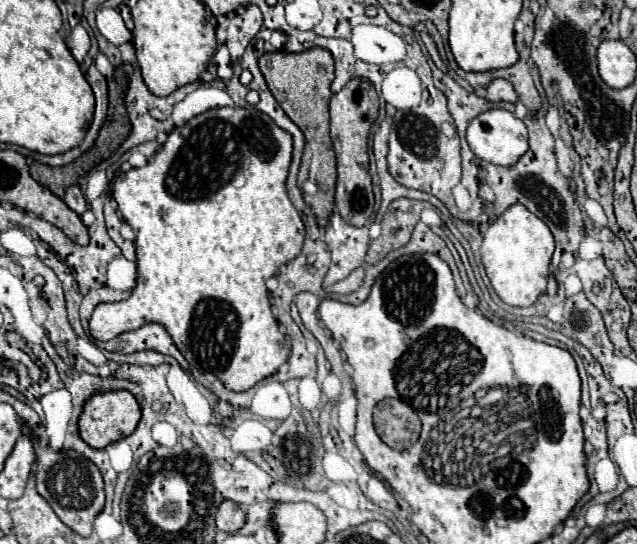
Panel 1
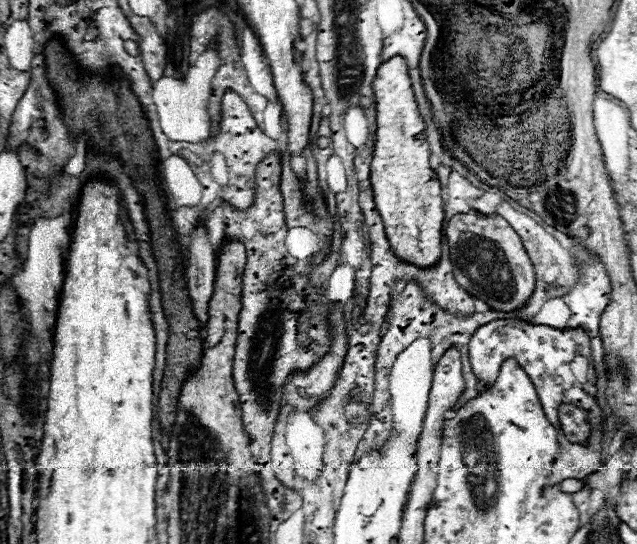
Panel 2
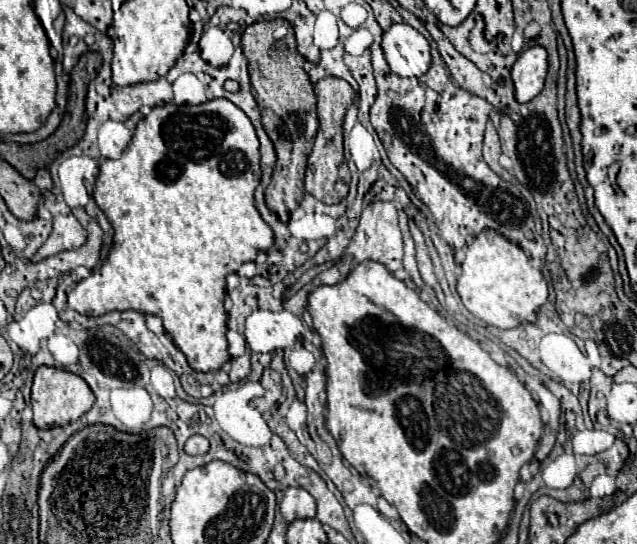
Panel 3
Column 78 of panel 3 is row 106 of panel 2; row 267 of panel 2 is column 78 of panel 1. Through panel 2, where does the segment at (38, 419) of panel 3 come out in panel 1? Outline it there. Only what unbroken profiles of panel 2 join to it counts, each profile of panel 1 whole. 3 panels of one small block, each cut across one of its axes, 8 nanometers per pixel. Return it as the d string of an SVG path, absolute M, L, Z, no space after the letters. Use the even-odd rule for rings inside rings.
M112 390L112 392L92 394L90 398L86 398L82 414L78 418L80 438L92 448L106 448L108 444L132 434L140 422L140 416L142 416L140 406L128 390Z

